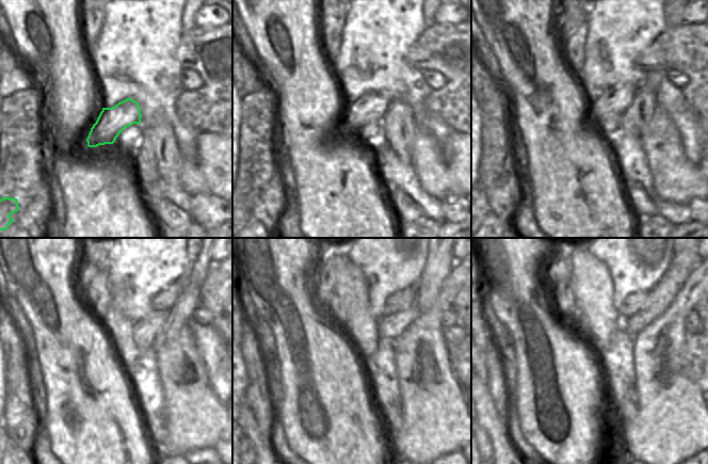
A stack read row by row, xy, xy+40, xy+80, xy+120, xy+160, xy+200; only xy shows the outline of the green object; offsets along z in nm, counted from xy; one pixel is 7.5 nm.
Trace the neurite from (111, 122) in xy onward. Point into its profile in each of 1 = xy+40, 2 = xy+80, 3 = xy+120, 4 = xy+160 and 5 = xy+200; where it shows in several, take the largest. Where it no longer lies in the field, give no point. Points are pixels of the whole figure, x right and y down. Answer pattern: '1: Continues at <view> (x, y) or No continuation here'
1: Continues at xy+40 (371, 107)
2: Continues at xy+80 (616, 99)
3: Continues at xy+120 (167, 324)
4: Continues at xy+160 (439, 261)
5: Continues at xy+200 (684, 259).

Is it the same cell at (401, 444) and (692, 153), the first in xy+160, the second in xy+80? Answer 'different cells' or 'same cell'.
different cells

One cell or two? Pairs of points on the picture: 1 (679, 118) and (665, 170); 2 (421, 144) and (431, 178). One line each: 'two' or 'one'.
1: two
2: one

